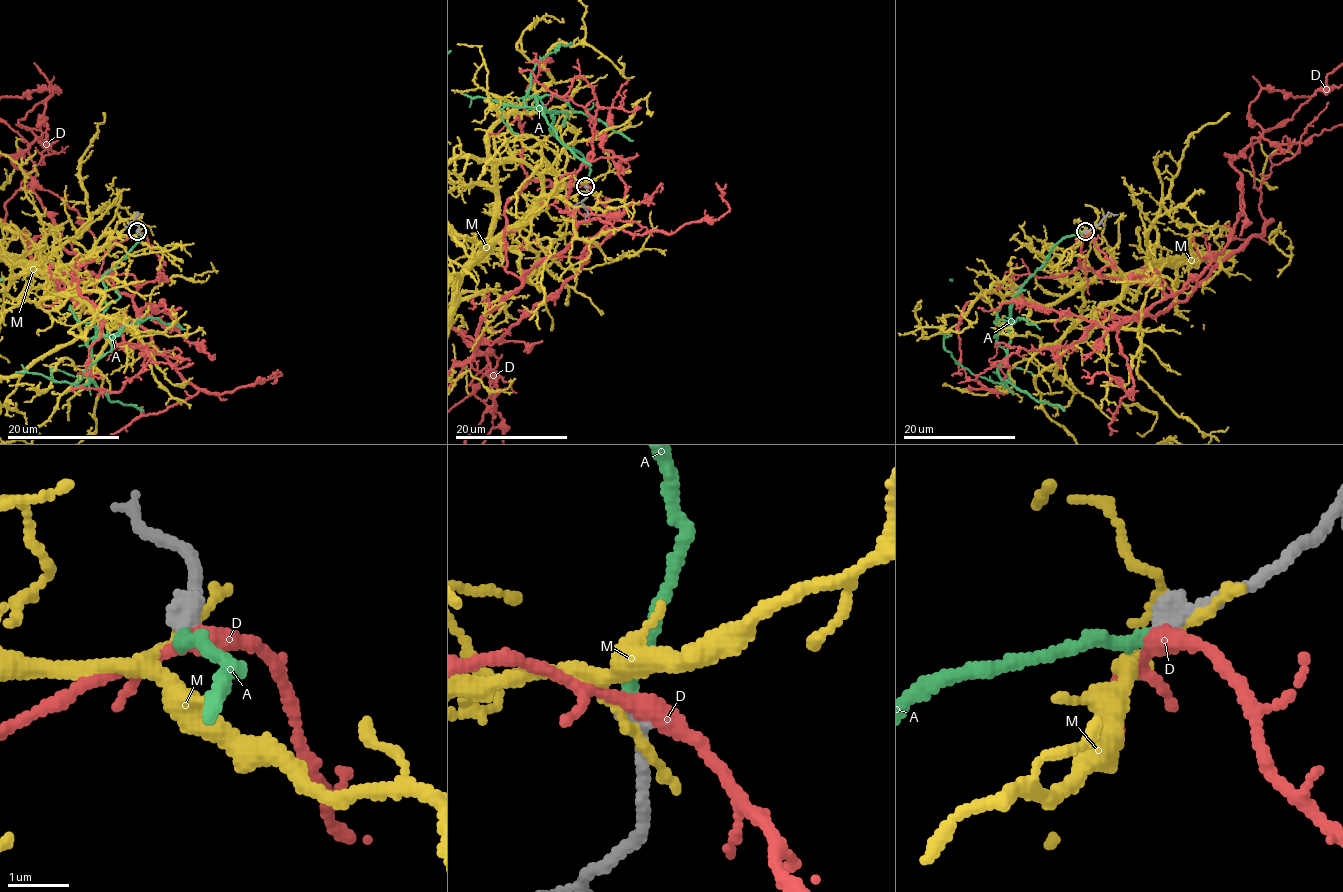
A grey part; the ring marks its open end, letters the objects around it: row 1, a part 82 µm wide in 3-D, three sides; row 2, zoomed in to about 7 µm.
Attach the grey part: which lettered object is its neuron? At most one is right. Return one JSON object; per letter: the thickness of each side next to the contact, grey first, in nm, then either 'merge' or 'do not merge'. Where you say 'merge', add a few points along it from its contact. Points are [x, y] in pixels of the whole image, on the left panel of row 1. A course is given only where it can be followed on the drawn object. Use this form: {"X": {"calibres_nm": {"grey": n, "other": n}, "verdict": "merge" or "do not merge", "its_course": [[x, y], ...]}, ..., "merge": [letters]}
{"A": {"calibres_nm": {"grey": 360, "other": 200}, "verdict": "do not merge"}, "D": {"calibres_nm": {"grey": 360, "other": 300}, "verdict": "do not merge"}, "M": {"calibres_nm": {"grey": 400, "other": 140}, "verdict": "do not merge"}, "merge": []}

